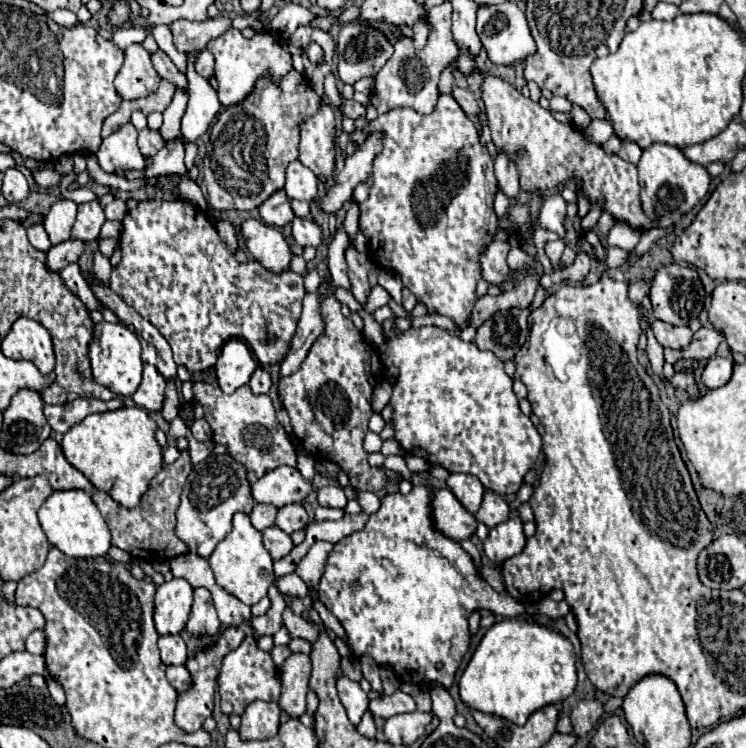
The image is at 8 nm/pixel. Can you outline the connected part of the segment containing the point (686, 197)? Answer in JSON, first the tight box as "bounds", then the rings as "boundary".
{"bounds":[637,144,711,228],"boundary":[[[651,144],[651,148],[643,150],[637,168],[641,186],[641,208],[655,228],[675,226],[709,192],[711,176],[707,174],[707,170],[699,164],[691,164],[683,156],[683,150],[671,148],[669,144]]]}

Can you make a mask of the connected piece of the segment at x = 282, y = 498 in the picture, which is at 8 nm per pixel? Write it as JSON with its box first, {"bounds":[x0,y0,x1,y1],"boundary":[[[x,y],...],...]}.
{"bounds":[251,468,311,508],"boundary":[[[275,468],[267,476],[251,484],[251,494],[257,504],[273,504],[281,508],[291,502],[301,502],[311,492],[311,484],[297,468]]]}

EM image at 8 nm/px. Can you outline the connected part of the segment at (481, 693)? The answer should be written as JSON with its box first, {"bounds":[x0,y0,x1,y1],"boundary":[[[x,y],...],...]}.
{"bounds":[459,620,575,726],"boundary":[[[503,620],[481,638],[459,680],[459,694],[467,706],[523,726],[533,712],[569,698],[575,686],[575,650],[567,636],[533,620]]]}

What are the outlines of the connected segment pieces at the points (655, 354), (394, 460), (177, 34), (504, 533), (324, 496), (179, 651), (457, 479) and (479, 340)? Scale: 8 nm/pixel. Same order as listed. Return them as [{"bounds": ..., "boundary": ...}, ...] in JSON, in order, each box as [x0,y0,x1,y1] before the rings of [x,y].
[{"bounds":[643,316,665,380],"boundary":[[[643,316],[643,328],[647,330],[647,356],[649,356],[649,360],[651,360],[653,372],[655,372],[661,380],[665,380],[663,374],[661,374],[663,364],[665,364],[665,360],[663,360],[663,346],[655,340],[655,336],[653,336],[653,332],[651,332],[651,328],[649,328],[645,316]]]},{"bounds":[383,456,411,480],"boundary":[[[389,456],[389,458],[385,458],[385,464],[383,464],[383,466],[385,466],[387,470],[397,472],[397,474],[400,474],[405,480],[411,480],[411,472],[407,466],[405,466],[403,456]]]},{"bounds":[173,14,231,52],"boundary":[[[221,14],[217,18],[207,18],[203,22],[191,22],[191,20],[175,20],[173,22],[173,42],[179,52],[191,52],[191,50],[205,50],[211,40],[231,30],[231,18],[227,14]]]},{"bounds":[483,486,533,564],"boundary":[[[521,486],[517,498],[509,504],[509,518],[489,530],[487,540],[483,542],[483,550],[491,562],[501,564],[503,560],[519,554],[525,548],[525,534],[523,534],[523,520],[519,516],[519,506],[529,500],[533,494],[531,486]]]},{"bounds":[317,484,347,508],"boundary":[[[335,484],[319,488],[317,500],[319,500],[321,506],[329,506],[329,508],[345,508],[345,504],[347,504],[347,498],[345,498],[343,490]]]},{"bounds":[159,634,187,664],"boundary":[[[179,634],[175,636],[161,636],[159,650],[163,664],[185,664],[187,662],[187,646]]]},{"bounds":[447,474,485,514],"boundary":[[[451,474],[447,478],[447,486],[455,494],[455,498],[465,506],[467,512],[475,514],[479,510],[485,488],[475,476],[471,476],[471,474]]]},{"bounds":[475,288,545,360],"boundary":[[[537,288],[535,300],[529,308],[511,308],[507,312],[497,312],[483,326],[477,328],[475,344],[481,350],[493,352],[499,360],[513,360],[519,348],[527,342],[529,336],[529,316],[545,300],[545,290]]]}]

